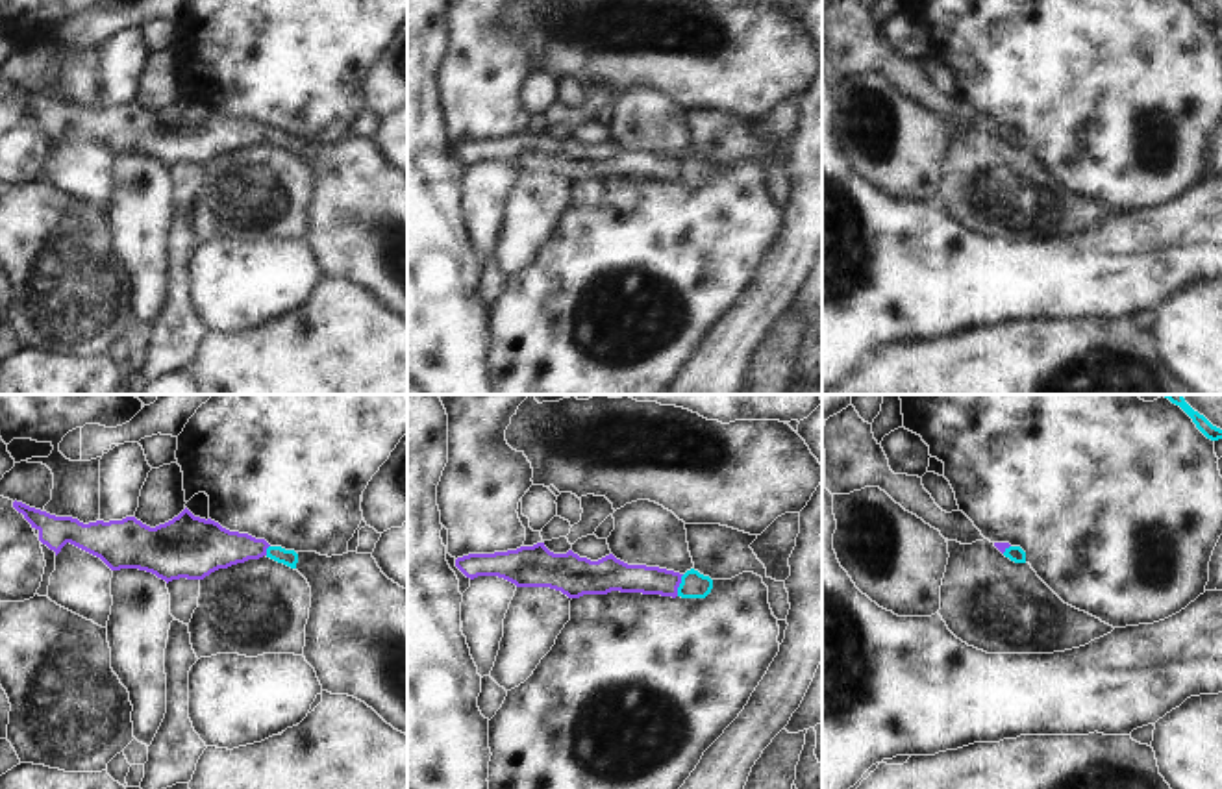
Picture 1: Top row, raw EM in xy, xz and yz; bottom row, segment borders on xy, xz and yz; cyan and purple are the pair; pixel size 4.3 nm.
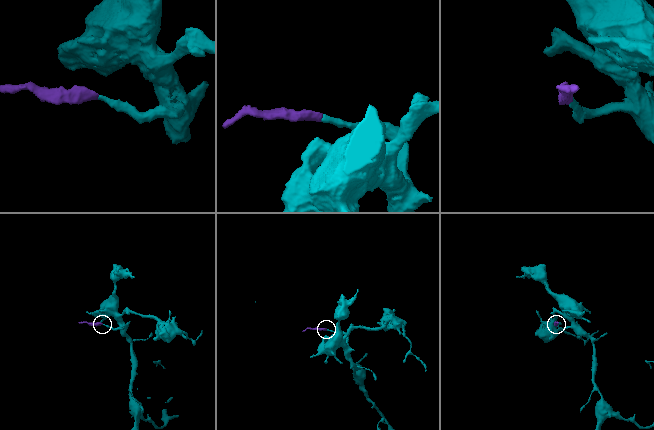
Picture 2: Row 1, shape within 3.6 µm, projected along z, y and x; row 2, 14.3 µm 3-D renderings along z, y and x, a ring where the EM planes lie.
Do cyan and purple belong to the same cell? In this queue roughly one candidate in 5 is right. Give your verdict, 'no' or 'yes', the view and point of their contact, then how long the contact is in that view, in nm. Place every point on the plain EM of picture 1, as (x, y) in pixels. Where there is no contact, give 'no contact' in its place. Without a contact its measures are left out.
yes; meets cyan in xz at (680, 171); contact 100 nm long

